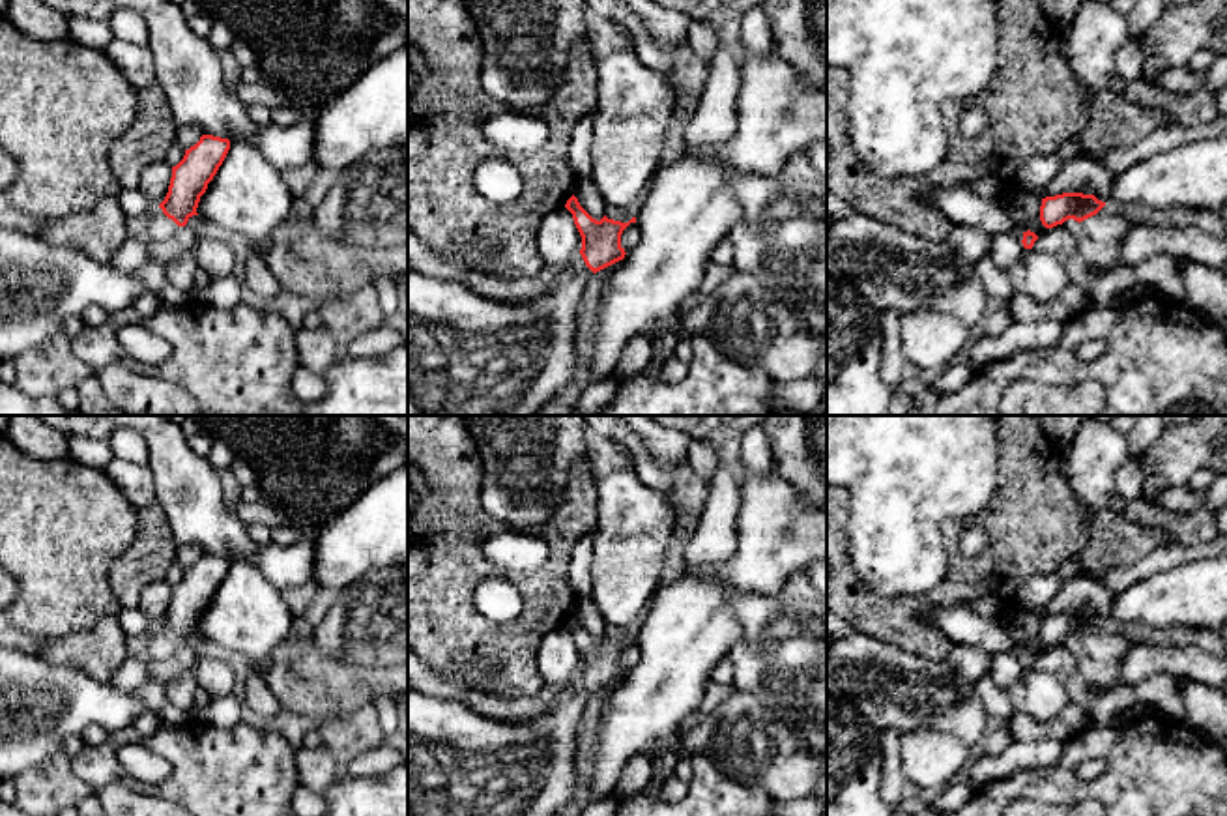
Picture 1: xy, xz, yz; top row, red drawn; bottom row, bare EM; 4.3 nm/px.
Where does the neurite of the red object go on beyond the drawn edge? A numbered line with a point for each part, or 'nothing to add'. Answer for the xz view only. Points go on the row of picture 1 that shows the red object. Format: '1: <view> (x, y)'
1: xz (466, 354)

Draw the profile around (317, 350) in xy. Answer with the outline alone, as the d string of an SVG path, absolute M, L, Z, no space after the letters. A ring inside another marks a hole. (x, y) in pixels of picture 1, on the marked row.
M322 326L320 329L297 329L296 348L299 367L309 369L318 376L322 376L339 357L335 337L327 326Z

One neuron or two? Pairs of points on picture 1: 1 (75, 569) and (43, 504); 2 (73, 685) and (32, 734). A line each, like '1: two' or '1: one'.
1: one
2: one

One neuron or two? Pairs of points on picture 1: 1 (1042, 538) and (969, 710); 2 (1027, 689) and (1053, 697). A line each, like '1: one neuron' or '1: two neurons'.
1: two neurons
2: one neuron

